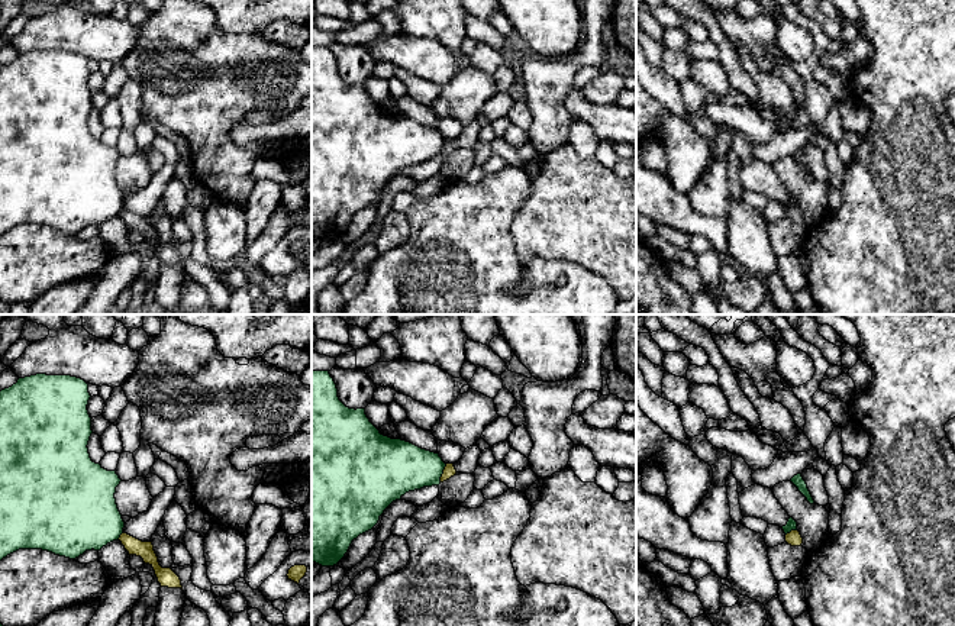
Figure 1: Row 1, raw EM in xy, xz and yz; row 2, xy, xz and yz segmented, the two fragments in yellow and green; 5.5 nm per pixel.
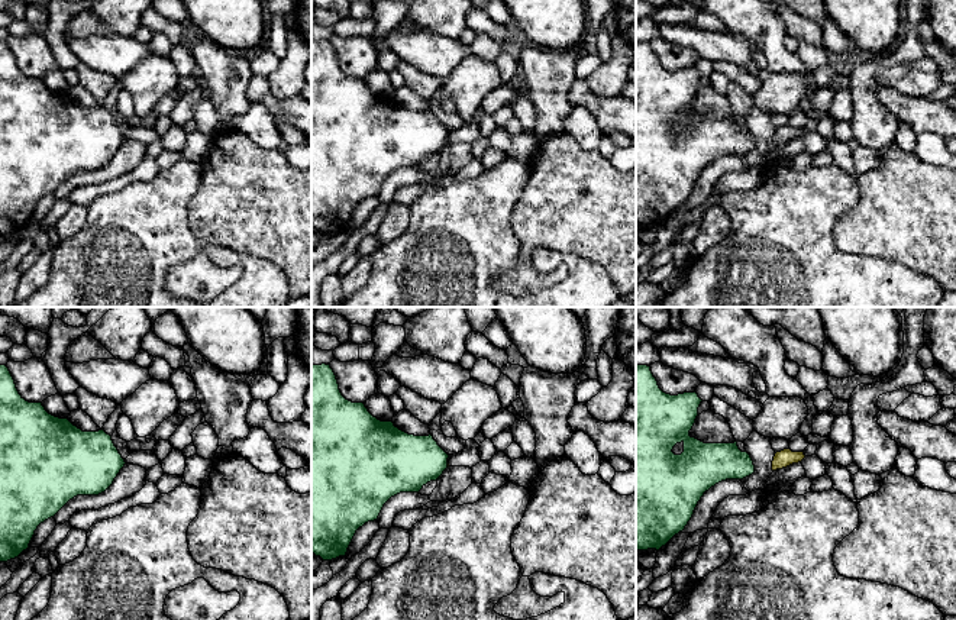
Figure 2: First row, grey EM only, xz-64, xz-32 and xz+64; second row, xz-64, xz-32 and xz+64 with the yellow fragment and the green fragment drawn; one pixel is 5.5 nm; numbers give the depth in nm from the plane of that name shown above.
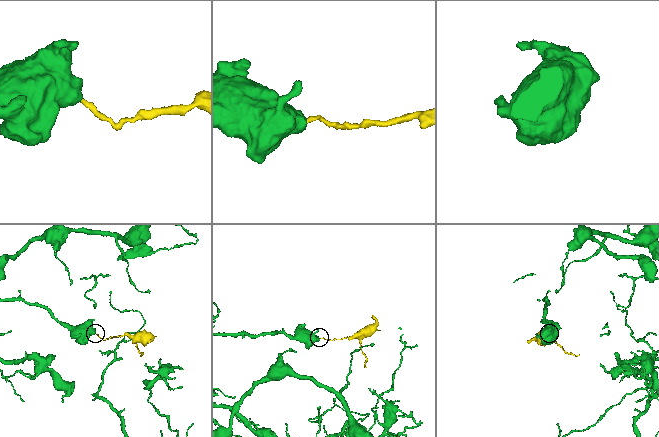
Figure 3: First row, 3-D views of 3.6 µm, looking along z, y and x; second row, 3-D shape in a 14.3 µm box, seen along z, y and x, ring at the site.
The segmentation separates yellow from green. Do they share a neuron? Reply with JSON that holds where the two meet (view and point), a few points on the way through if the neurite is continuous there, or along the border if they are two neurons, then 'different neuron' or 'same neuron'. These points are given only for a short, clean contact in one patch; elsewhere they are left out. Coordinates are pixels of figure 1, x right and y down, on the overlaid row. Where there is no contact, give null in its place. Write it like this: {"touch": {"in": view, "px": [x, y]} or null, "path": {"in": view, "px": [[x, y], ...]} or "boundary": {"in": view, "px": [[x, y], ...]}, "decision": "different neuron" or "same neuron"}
{"touch": {"in": "xz", "px": [444, 473]}, "boundary": {"in": "xz", "px": [[447, 464], [439, 481]]}, "decision": "different neuron"}

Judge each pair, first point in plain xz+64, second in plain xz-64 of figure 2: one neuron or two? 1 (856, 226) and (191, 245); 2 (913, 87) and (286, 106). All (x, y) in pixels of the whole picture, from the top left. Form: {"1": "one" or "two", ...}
{"1": "two", "2": "two"}

